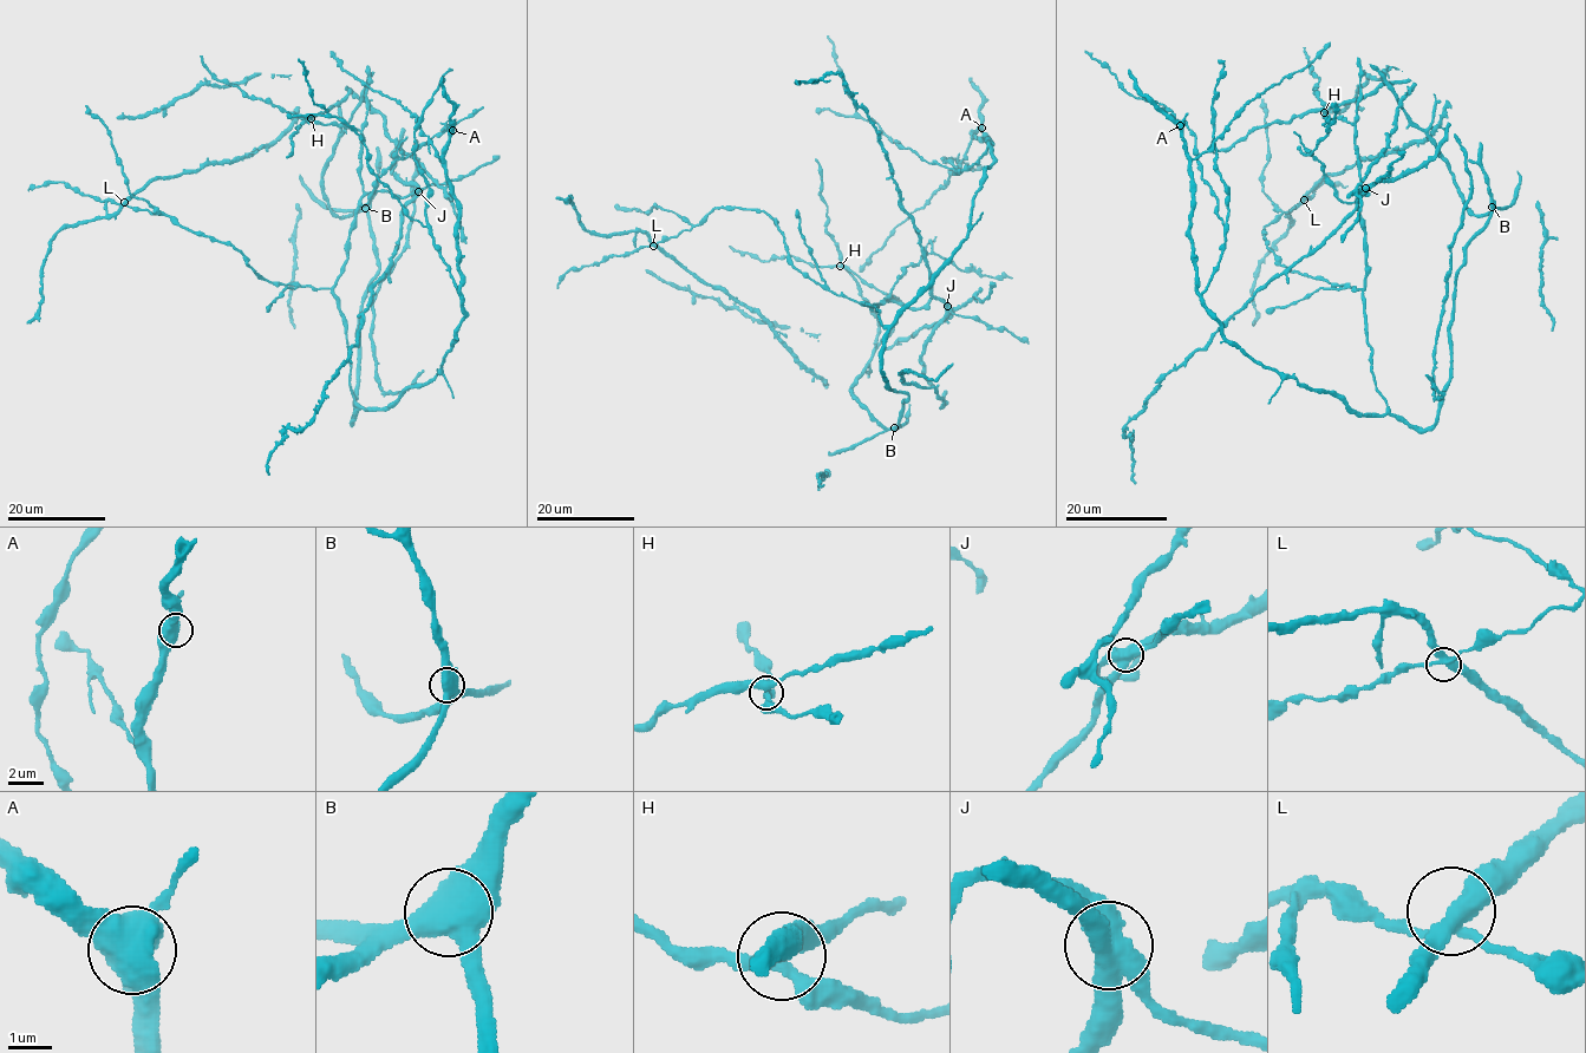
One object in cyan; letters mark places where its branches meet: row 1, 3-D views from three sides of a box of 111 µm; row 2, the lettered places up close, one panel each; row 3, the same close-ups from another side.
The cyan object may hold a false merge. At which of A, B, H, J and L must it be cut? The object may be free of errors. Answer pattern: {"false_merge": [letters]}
{"false_merge": []}

